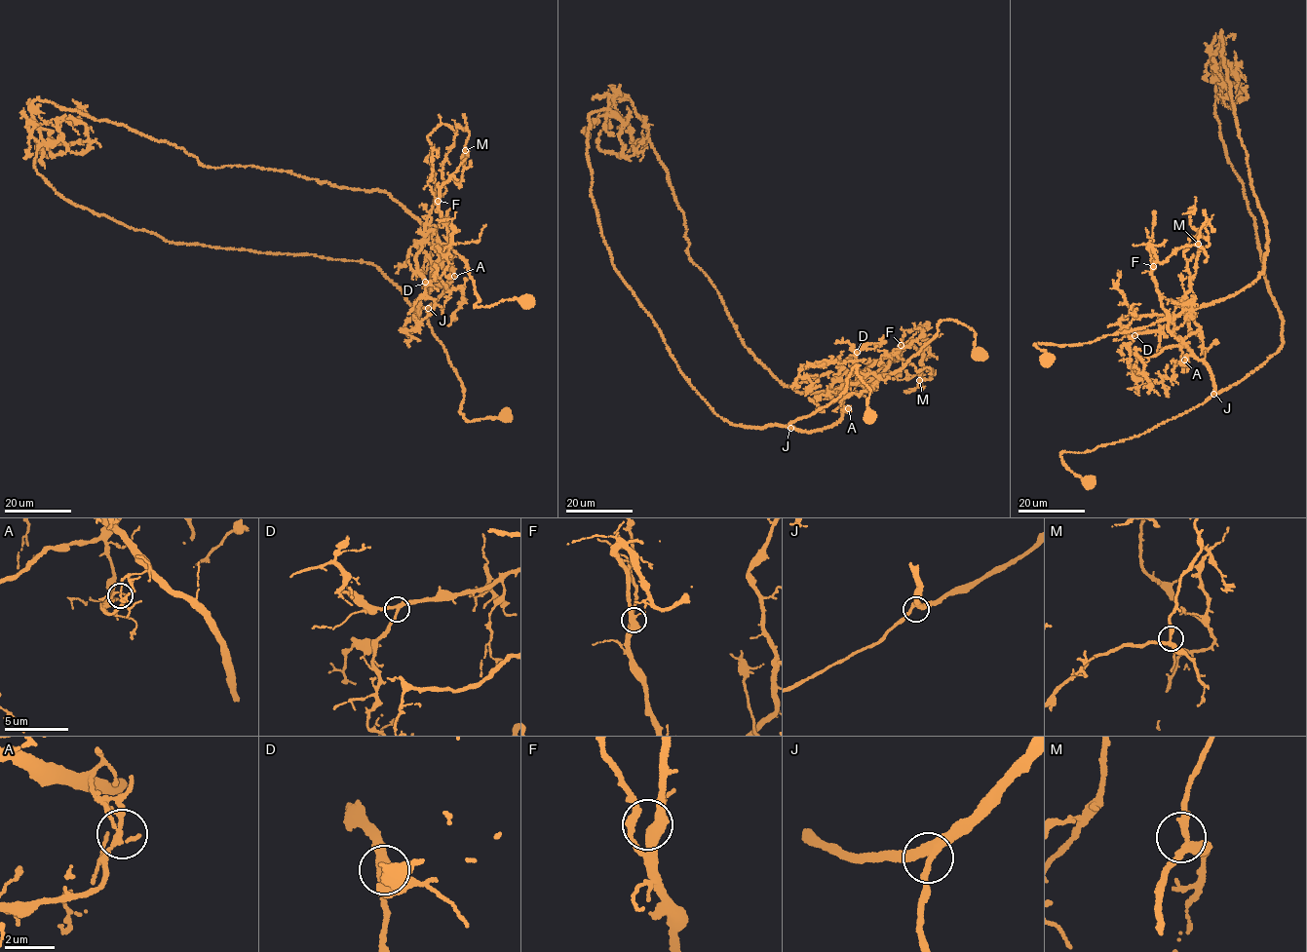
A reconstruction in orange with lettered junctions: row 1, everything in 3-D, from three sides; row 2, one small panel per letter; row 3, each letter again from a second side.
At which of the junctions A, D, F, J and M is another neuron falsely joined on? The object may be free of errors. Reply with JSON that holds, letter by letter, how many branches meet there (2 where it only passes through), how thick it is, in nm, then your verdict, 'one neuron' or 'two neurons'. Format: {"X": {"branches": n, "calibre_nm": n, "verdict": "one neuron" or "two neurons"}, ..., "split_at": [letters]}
{"A": {"branches": 3, "calibre_nm": 160, "verdict": "two neurons"}, "D": {"branches": 3, "calibre_nm": 260, "verdict": "one neuron"}, "F": {"branches": 3, "calibre_nm": 360, "verdict": "one neuron"}, "J": {"branches": 3, "calibre_nm": 340, "verdict": "one neuron"}, "M": {"branches": 3, "calibre_nm": 260, "verdict": "one neuron"}, "split_at": ["A"]}

